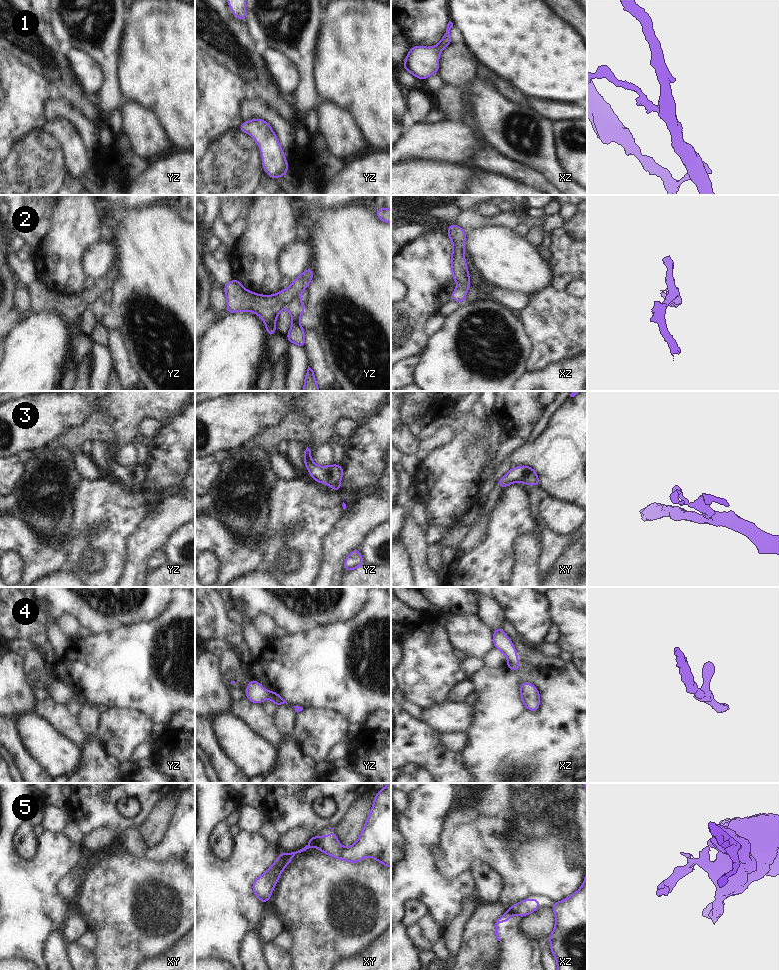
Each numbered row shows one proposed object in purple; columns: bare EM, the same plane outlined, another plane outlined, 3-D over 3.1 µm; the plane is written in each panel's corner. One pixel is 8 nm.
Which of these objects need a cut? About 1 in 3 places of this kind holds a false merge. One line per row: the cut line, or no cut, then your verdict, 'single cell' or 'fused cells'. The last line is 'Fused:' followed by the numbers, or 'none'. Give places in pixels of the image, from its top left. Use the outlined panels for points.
1: no cut; single cell
2: cut in yz along (299, 295), (287, 306); fused cells
3: no cut; single cell
4: no cut; single cell
5: cut in xy along (316, 837), (315, 846); fused cells
Fused: 2, 5

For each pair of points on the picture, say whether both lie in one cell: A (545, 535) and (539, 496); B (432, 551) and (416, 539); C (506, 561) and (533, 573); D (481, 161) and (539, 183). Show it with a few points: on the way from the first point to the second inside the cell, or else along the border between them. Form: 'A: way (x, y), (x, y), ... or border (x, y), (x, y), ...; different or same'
A: way (541, 525), (535, 513), (535, 506); same
B: border (427, 545), (426, 565), (432, 570); different
C: border (517, 541), (516, 564), (512, 576); different
D: way (495, 162), (525, 175); same

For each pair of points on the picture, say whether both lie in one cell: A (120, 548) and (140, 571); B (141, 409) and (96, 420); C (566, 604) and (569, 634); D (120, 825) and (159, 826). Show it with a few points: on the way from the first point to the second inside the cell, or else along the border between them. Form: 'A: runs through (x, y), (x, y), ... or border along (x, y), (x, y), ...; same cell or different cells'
A: border along (132, 534), (128, 540), (128, 561), (121, 576); different cells
B: runs through (130, 409), (106, 409); same cell
C: runs through (569, 611), (569, 627); same cell
D: border along (154, 806), (150, 814), (137, 827); different cells

